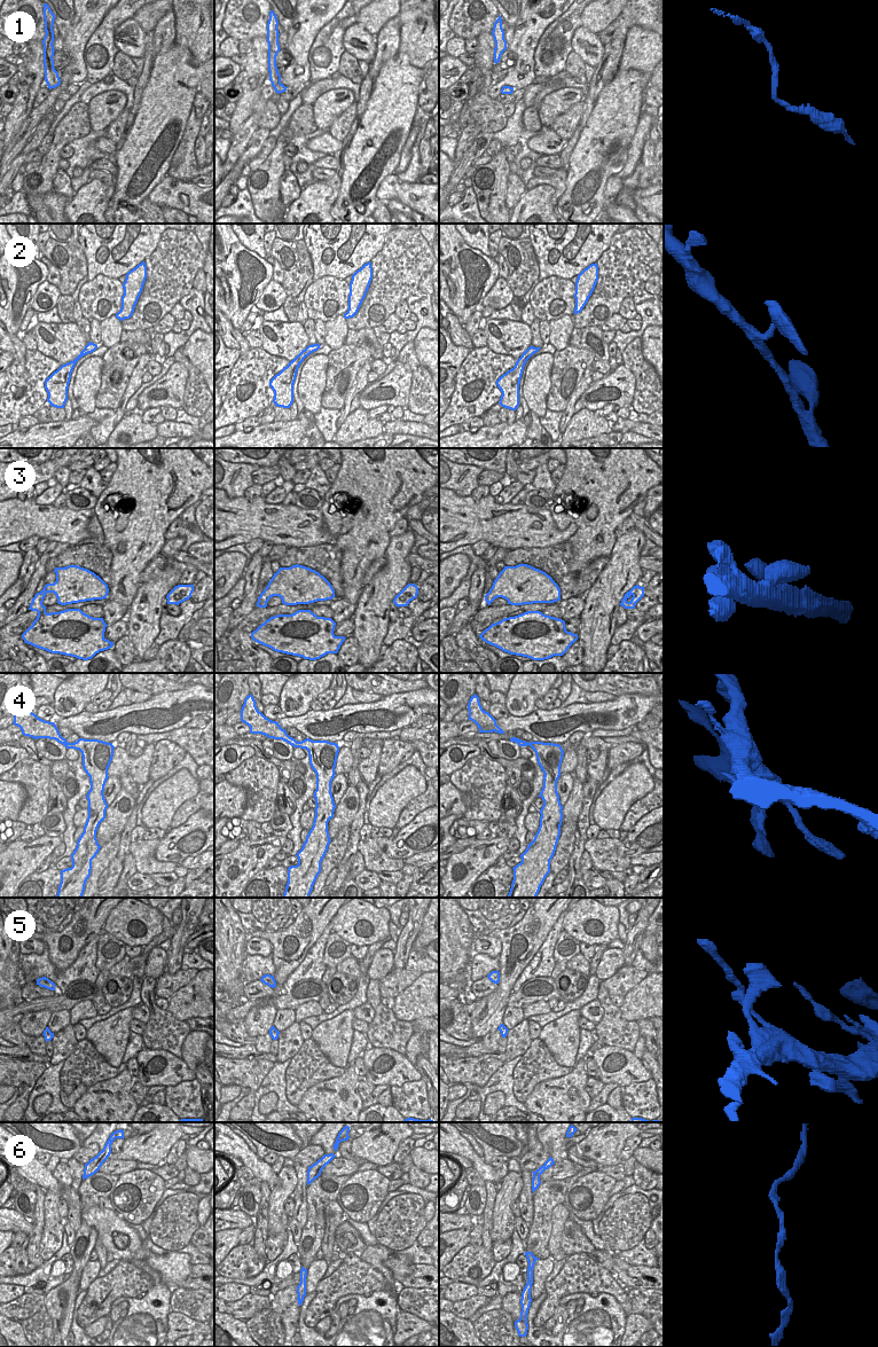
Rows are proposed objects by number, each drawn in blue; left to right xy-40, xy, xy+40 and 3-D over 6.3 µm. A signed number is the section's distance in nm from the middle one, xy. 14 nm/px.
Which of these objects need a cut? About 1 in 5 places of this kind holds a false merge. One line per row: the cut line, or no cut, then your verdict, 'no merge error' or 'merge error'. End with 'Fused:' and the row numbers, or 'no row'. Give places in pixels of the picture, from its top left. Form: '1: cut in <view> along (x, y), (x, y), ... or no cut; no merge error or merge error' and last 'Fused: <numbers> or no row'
1: no cut; no merge error
2: no cut; no merge error
3: no cut; no merge error
4: no cut; no merge error
5: cut in xy+40 along (499, 1027), (501, 1034); merge error
6: no cut; no merge error
Fused: 5

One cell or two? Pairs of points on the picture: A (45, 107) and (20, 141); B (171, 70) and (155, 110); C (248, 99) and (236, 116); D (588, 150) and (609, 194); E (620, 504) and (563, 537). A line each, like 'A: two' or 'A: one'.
A: one
B: one
C: one
D: two
E: two

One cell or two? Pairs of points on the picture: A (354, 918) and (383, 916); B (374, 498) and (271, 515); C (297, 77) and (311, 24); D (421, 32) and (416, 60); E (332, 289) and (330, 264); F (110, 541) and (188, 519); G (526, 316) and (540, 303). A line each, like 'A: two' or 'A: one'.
A: one
B: two
C: one
D: one
E: two
F: two
G: two

